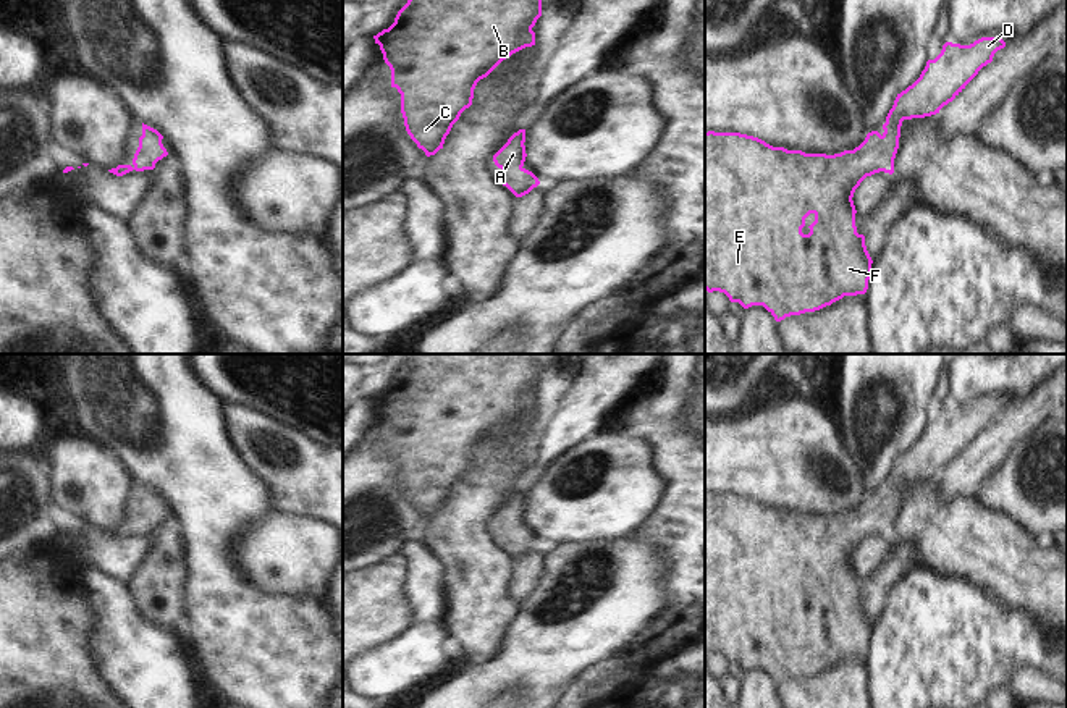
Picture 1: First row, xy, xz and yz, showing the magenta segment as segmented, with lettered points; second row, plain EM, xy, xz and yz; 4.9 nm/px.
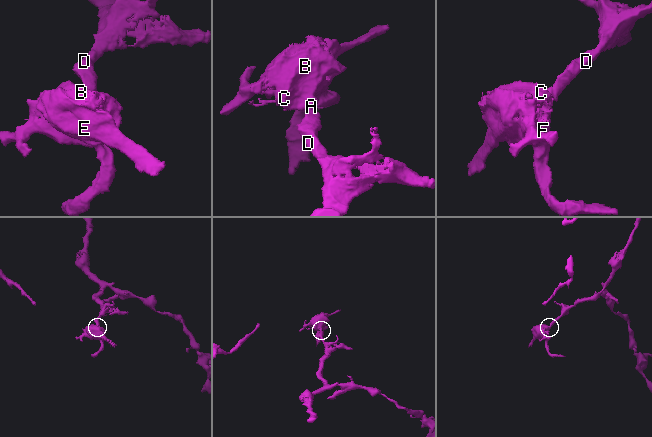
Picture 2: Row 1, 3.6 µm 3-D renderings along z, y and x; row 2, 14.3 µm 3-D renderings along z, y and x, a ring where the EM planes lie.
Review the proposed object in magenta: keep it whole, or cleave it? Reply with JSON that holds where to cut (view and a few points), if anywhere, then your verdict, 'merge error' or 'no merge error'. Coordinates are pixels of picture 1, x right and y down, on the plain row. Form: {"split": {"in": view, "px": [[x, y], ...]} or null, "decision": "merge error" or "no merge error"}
{"split": null, "decision": "no merge error"}

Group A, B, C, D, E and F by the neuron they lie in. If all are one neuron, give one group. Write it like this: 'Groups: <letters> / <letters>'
Groups: A B C D E F.

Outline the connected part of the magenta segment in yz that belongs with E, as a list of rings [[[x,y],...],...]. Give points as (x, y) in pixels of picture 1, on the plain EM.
[[[981,399],[970,407],[946,404],[934,422],[928,422],[920,440],[897,456],[883,487],[884,495],[871,493],[854,512],[841,516],[805,516],[773,509],[765,503],[740,495],[705,495],[705,651],[724,655],[731,664],[744,671],[763,668],[776,684],[791,677],[815,674],[844,658],[865,656],[871,637],[871,619],[865,598],[857,595],[854,554],[875,535],[894,535],[904,482],[939,475],[952,464],[978,433],[1004,411],[1001,399]]]

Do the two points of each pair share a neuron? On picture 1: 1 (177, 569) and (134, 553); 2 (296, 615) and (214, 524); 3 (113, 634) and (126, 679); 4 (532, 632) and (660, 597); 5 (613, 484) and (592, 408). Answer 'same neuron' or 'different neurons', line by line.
1: different neurons
2: same neuron
3: same neuron
4: same neuron
5: different neurons

